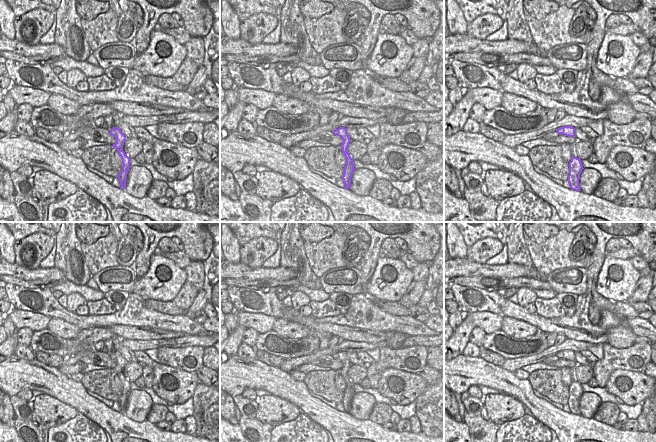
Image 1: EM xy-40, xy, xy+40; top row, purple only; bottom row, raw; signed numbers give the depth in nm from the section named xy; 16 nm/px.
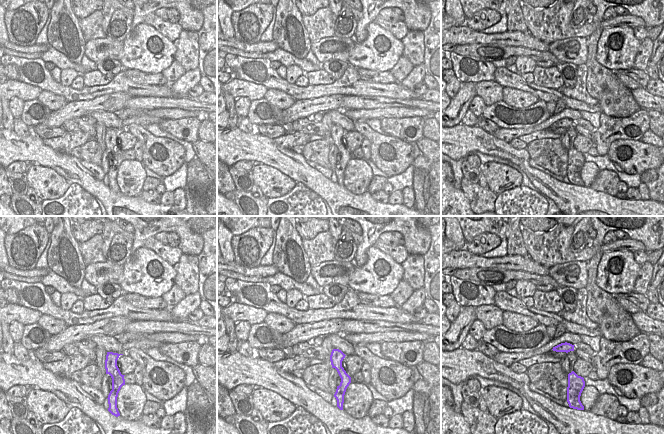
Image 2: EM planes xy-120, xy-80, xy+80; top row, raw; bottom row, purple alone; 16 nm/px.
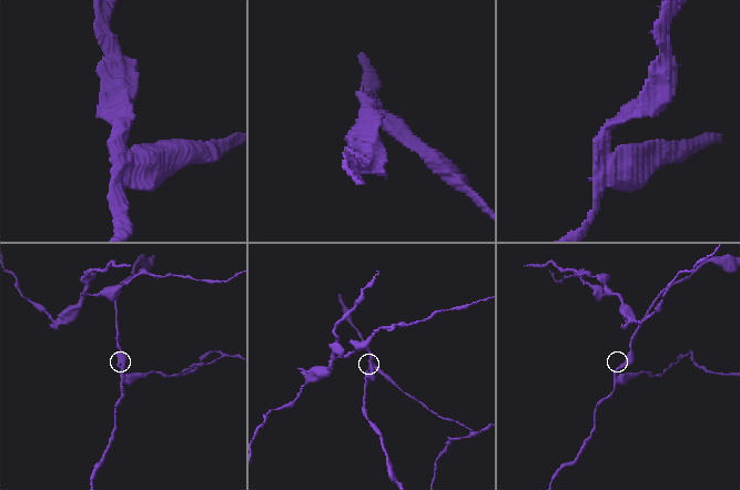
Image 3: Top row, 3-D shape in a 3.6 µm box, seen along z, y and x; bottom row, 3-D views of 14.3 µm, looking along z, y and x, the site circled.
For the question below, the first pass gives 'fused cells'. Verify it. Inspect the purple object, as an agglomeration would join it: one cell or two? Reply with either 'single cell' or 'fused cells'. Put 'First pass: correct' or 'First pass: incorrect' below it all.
fused cells
First pass: correct

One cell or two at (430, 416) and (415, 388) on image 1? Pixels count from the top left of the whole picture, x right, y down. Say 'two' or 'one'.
two

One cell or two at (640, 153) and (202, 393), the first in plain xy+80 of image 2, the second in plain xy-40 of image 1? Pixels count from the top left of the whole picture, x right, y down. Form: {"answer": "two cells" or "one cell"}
{"answer": "two cells"}

